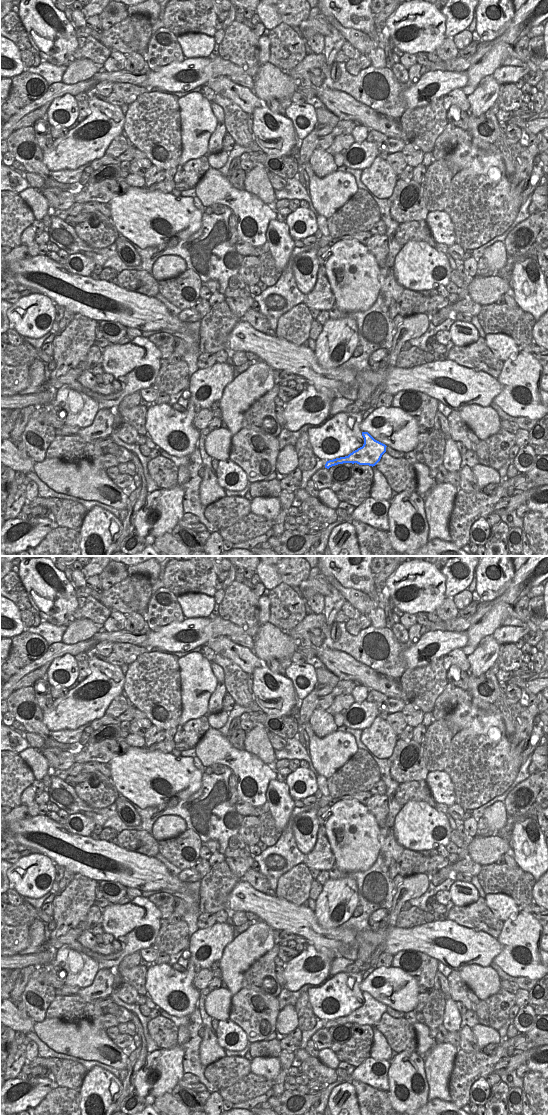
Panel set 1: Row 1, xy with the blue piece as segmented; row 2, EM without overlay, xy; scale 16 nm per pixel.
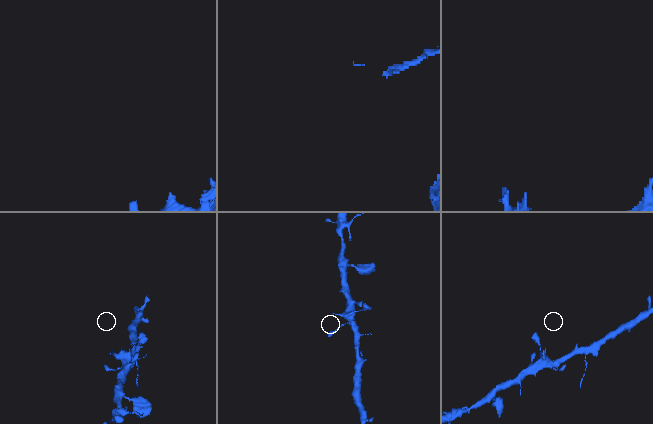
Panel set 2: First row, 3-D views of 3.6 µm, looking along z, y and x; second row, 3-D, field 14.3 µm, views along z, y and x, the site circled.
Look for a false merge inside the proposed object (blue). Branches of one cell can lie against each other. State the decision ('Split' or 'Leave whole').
Leave whole

